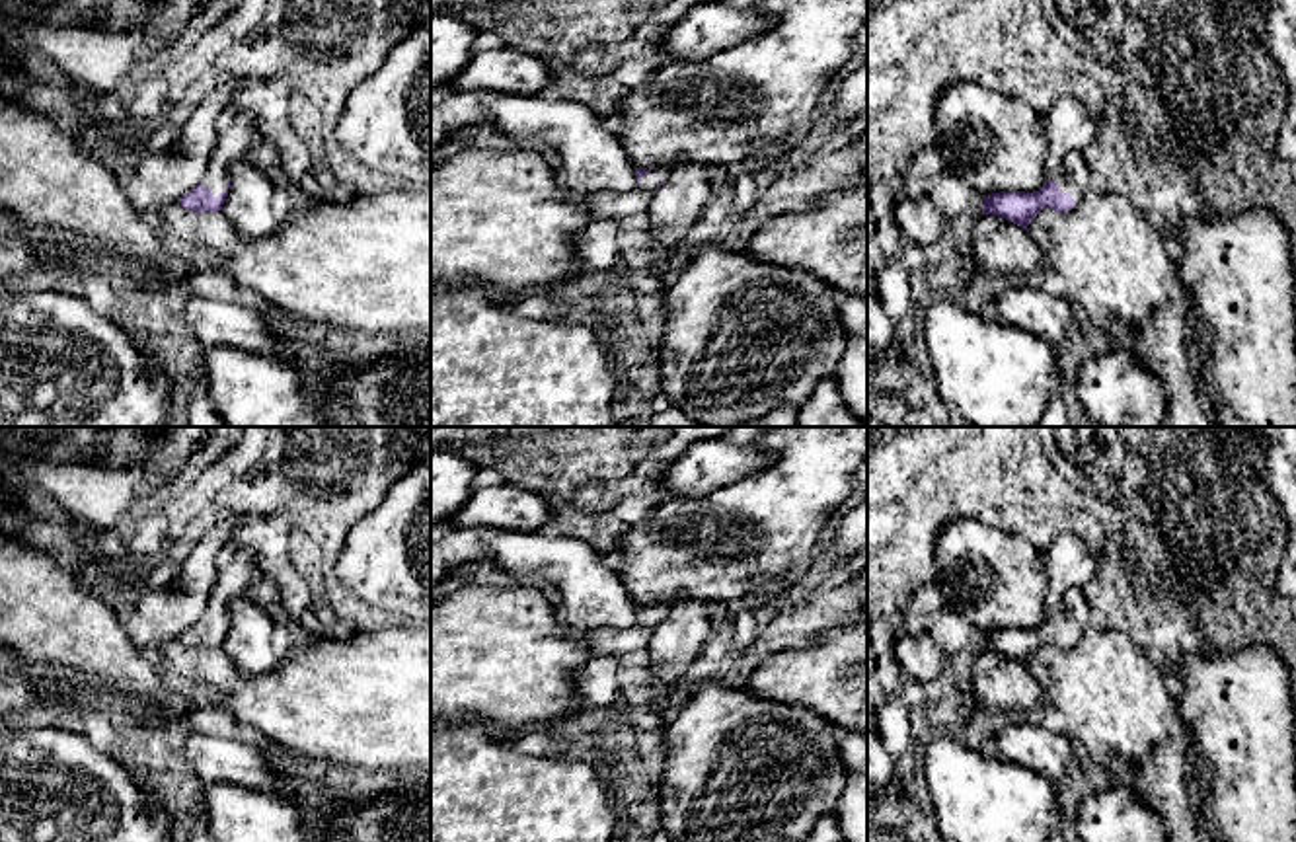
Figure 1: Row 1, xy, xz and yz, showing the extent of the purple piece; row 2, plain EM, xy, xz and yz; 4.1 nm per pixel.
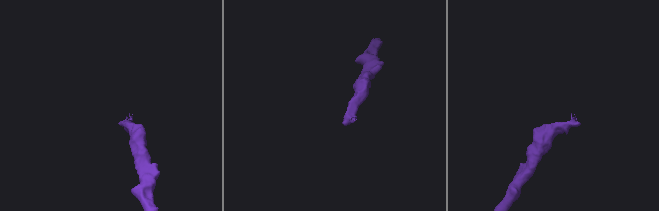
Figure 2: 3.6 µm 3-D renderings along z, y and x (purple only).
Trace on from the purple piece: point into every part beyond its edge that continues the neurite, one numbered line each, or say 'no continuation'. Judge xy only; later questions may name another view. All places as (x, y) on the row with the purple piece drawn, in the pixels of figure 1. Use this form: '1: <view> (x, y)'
1: xy (234, 139)

